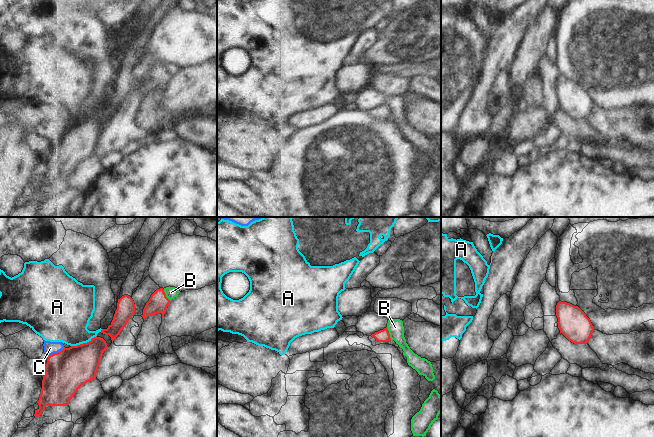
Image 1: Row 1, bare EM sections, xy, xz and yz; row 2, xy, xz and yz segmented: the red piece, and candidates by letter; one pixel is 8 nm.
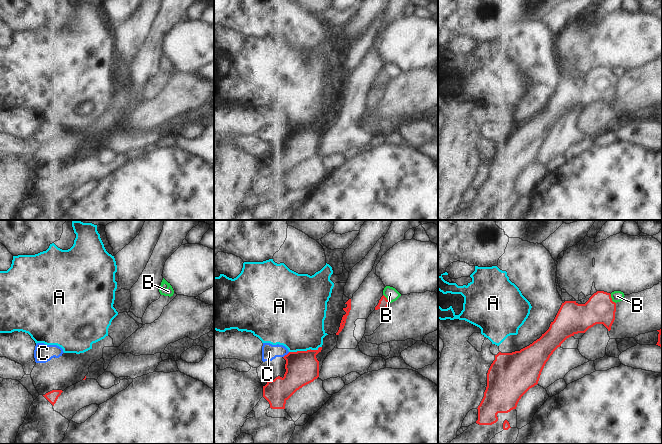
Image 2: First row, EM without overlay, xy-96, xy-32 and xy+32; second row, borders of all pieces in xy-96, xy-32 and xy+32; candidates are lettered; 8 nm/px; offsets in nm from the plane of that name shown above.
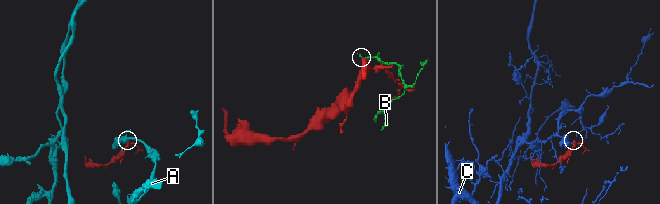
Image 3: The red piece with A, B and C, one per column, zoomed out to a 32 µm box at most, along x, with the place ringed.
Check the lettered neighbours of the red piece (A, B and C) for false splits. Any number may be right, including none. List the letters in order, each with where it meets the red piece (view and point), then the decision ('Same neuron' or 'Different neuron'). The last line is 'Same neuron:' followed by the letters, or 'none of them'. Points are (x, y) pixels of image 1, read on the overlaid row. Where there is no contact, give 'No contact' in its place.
A: Touches red at xy (83, 343). Different neuron
B: Touches red at xz (388, 333). Different neuron
C: Touches red at xy (56, 353). Different neuron
Same neuron: none of them.

